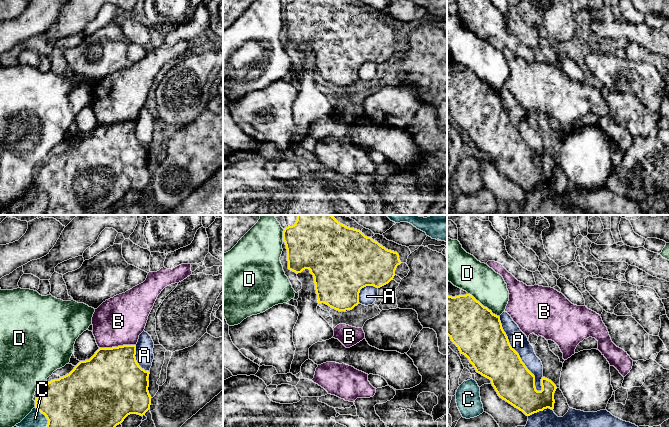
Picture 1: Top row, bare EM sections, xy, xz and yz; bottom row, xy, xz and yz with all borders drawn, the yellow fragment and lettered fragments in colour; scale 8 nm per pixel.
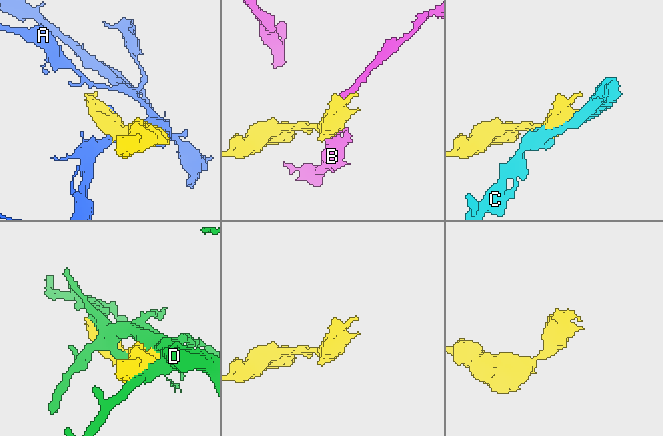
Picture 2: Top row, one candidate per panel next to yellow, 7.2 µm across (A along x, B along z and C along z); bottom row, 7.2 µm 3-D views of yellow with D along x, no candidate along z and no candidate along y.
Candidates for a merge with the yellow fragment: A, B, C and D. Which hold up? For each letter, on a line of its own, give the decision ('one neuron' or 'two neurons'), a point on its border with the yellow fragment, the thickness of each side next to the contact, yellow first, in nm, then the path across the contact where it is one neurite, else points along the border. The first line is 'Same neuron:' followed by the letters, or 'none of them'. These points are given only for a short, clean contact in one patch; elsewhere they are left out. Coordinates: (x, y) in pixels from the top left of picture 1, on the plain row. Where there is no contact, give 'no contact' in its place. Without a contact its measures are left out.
Same neuron: none of them
A: two neurons; meets yellow in yz at (518, 131); 360 nm thick on the yellow side, 150 nm on the other
B: two neurons; meets yellow in xy at (118, 122); 460 nm thick on the yellow side, 400 nm on the other; border along xy (135, 120), (99, 124)
C: two neurons; meets yellow in xy at (48, 198); 500 nm thick on the yellow side, 190 nm on the other
D: two neurons; meets yellow in yz at (482, 81); 400 nm thick on the yellow side, 280 nm on the other

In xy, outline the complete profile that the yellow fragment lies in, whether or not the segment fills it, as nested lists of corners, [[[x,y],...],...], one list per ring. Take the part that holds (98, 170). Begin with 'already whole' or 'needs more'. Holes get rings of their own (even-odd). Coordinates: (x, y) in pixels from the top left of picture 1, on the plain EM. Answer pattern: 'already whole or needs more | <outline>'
already whole | [[[136,121],[99,124],[89,136],[80,137],[69,150],[46,159],[35,176],[35,184],[48,196],[44,215],[97,215],[111,210],[128,191],[145,191],[151,181],[148,167],[150,148],[139,142],[135,131]]]

